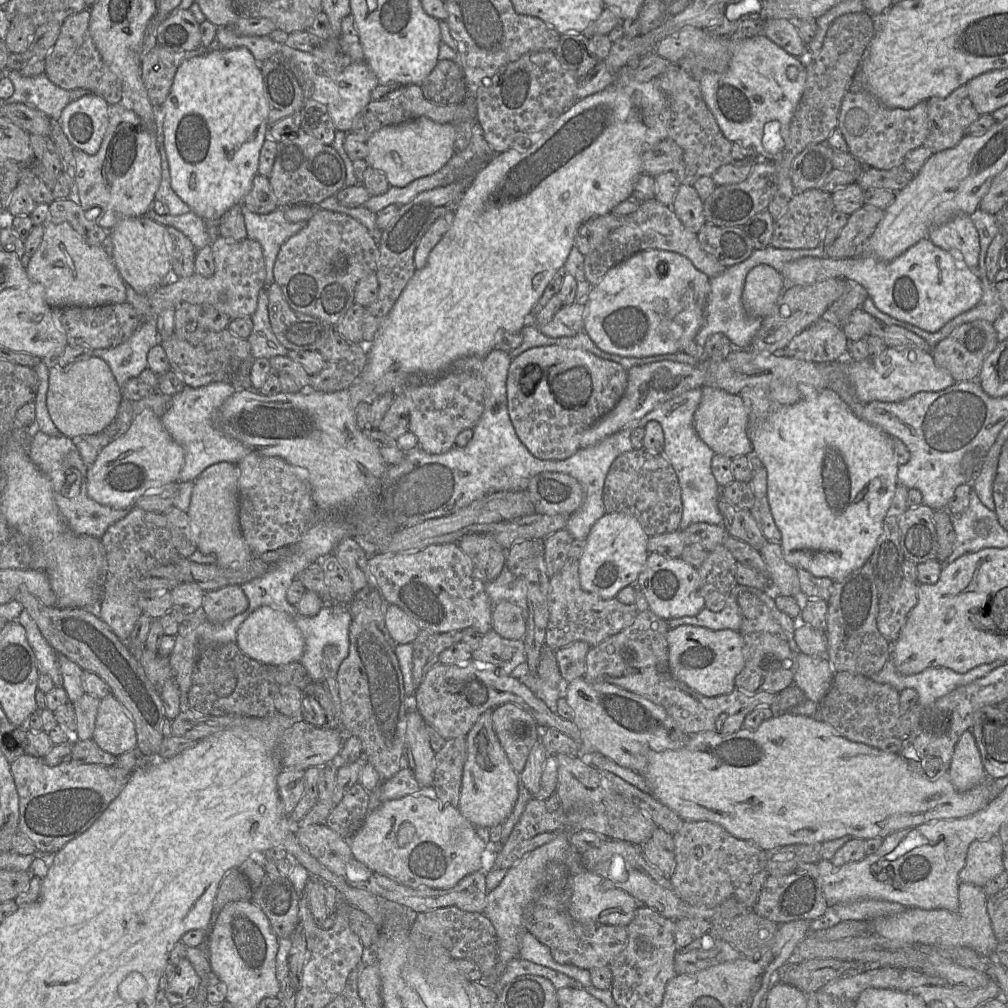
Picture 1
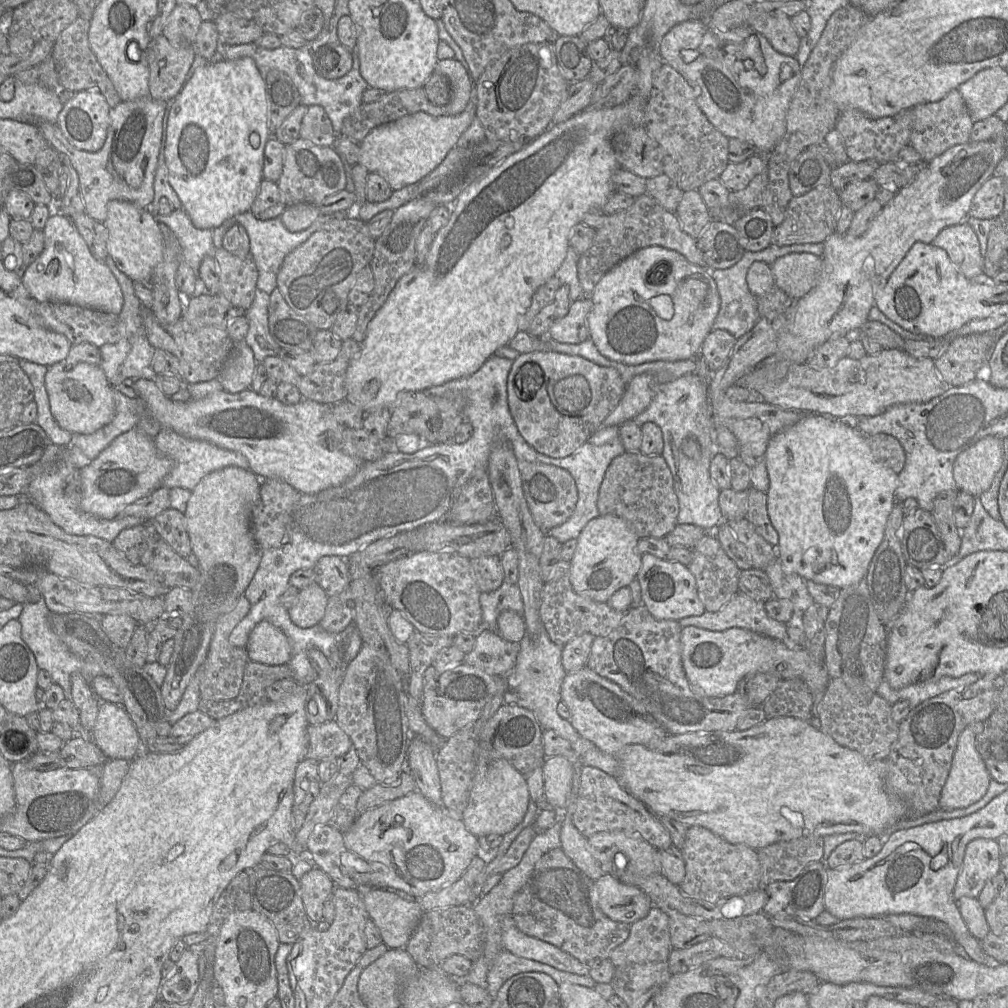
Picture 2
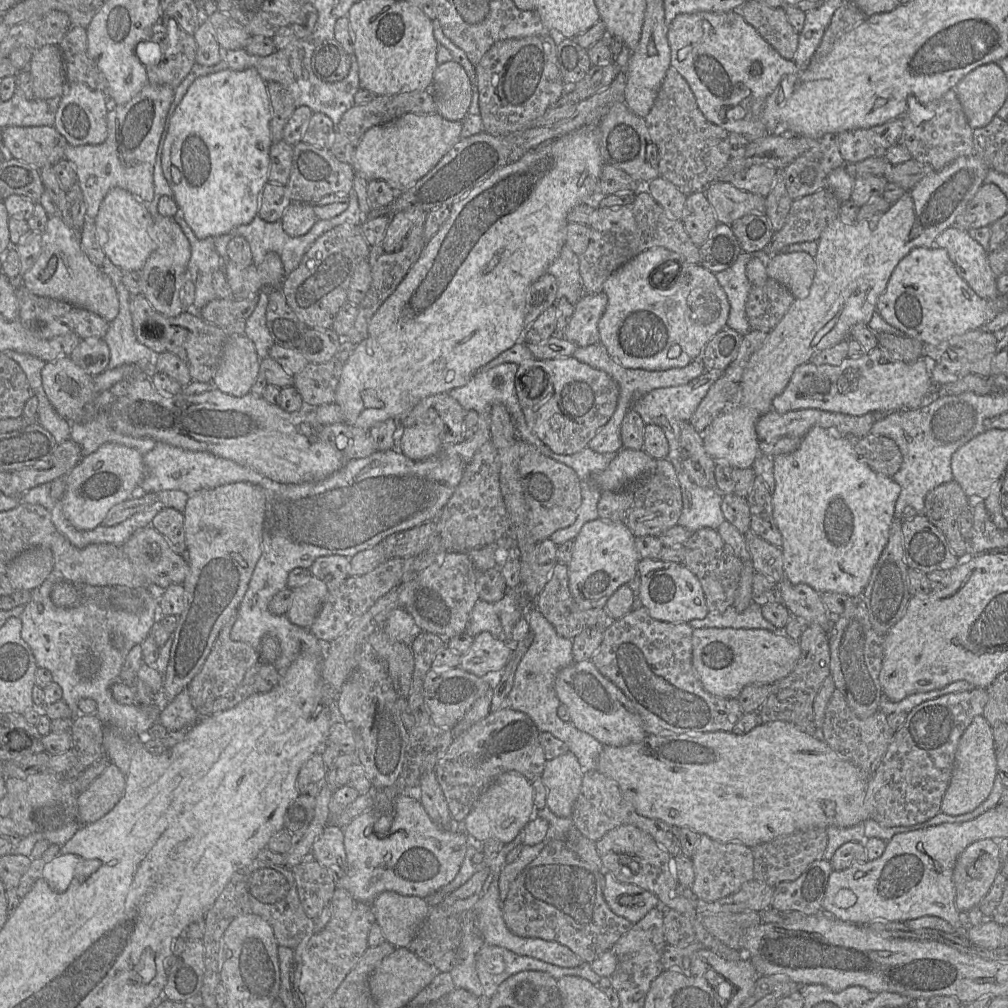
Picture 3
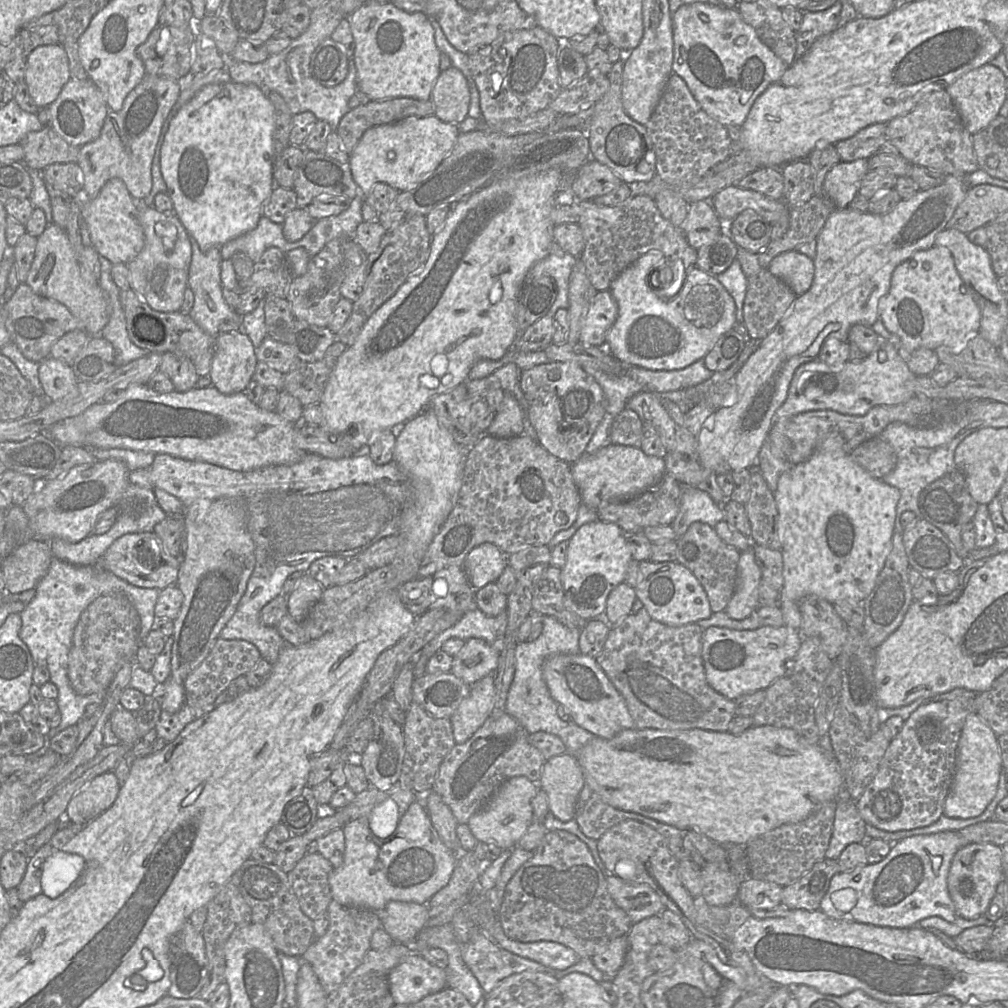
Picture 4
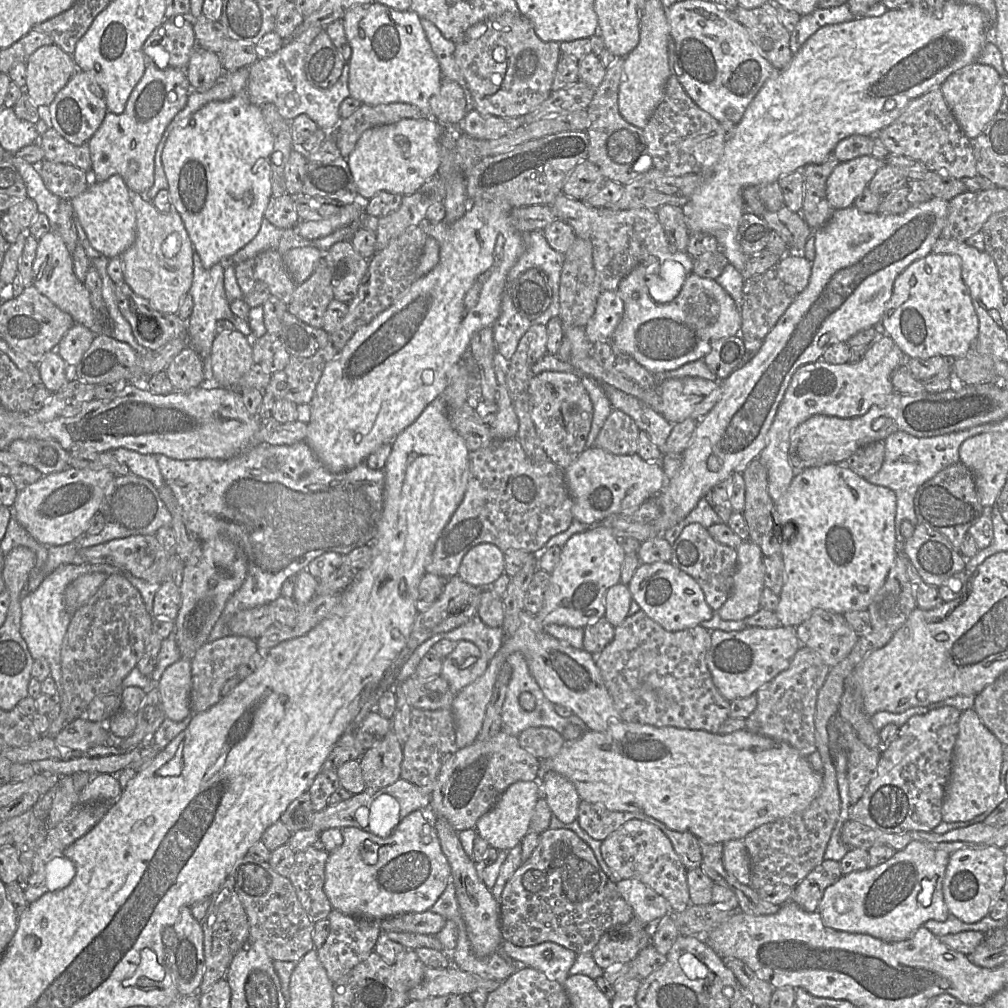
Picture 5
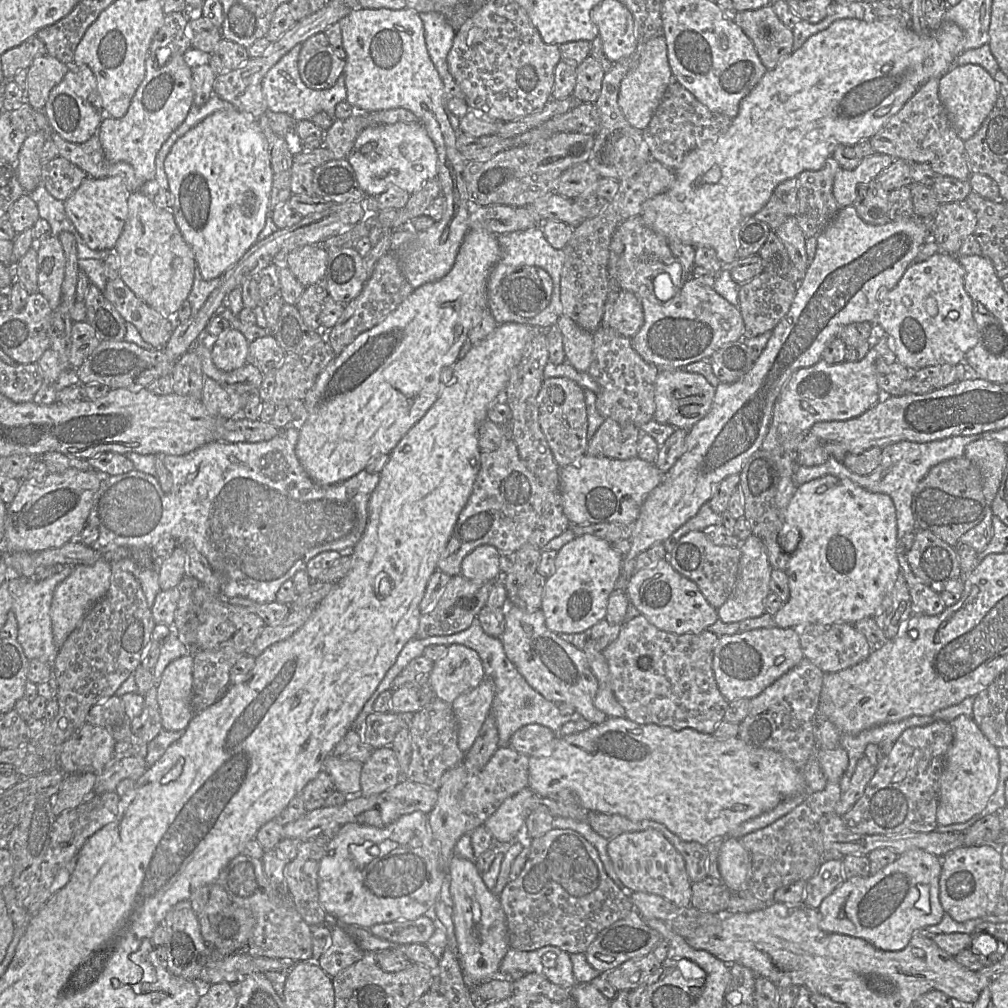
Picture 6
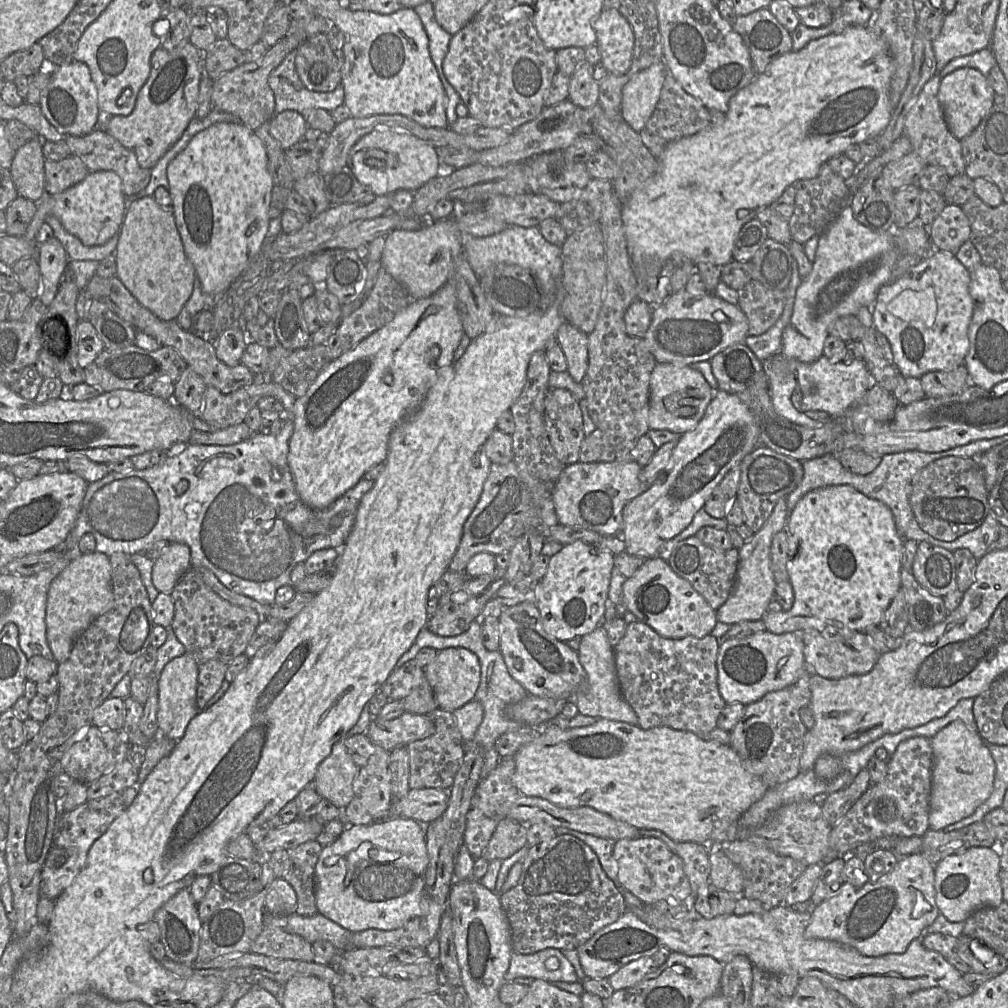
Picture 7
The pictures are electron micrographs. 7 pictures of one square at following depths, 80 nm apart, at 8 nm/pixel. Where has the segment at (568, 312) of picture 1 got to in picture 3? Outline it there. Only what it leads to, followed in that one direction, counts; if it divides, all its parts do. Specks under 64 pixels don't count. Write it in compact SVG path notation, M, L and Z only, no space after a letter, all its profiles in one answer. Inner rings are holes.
M604 292L584 294L574 306L573 315L564 330L563 338L585 347L599 343L598 322L608 303Z

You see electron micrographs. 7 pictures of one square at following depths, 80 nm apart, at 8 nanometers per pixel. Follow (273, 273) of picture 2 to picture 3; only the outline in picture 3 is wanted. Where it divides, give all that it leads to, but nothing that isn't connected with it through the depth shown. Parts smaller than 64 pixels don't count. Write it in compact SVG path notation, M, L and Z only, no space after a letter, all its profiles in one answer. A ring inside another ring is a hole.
M352 189L349 194L349 205L344 212L331 219L318 219L310 231L305 235L299 237L291 237L284 231L281 220L276 222L266 222L257 215L249 224L238 226L231 230L229 233L215 237L215 248L222 259L228 259L227 245L229 241L236 236L242 236L248 241L250 245L253 265L260 265L268 252L276 252L279 254L282 260L284 274L286 277L298 267L304 254L324 233L344 223L360 225L364 220L365 219L363 218L359 208L358 198Z

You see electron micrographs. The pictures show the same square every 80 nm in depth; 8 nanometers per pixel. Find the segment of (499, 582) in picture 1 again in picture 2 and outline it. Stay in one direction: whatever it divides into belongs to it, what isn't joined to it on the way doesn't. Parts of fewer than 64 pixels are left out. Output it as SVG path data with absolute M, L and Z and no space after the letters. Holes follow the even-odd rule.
M506 580L492 592L482 592L480 595L483 628L496 630L497 618L505 610L512 610L524 618L524 602L517 584Z

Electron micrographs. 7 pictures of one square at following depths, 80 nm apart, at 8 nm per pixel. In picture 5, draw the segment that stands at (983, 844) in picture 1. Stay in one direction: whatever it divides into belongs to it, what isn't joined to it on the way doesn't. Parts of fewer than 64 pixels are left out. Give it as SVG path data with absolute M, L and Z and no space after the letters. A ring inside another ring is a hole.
M996 846L967 847L949 856L943 880L943 896L950 914L965 923L975 923L987 916L1007 878L1005 854Z

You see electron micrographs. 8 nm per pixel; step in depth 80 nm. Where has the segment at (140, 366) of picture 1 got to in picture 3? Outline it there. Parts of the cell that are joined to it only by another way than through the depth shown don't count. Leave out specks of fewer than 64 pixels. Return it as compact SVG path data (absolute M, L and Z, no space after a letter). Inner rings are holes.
M106 256L102 271L111 279L119 299L118 315L110 323L103 338L110 349L107 369L112 370L126 364L137 364L141 367L152 365L155 368L157 354L141 344L134 333L130 312L131 294L122 282L122 270Z

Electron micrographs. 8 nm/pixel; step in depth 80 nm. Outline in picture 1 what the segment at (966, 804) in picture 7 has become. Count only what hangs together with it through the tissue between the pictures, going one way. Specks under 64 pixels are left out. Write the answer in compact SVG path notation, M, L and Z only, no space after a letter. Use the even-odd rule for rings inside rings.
M966 730L955 745L948 775L959 792L971 790L989 779L971 730Z

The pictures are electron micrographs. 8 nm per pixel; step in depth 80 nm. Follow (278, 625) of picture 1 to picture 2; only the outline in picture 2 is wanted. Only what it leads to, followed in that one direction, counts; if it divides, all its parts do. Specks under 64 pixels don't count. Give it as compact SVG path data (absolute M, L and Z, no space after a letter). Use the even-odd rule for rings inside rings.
M264 620L259 622L249 635L246 651L251 661L281 665L291 658L291 646L285 633Z

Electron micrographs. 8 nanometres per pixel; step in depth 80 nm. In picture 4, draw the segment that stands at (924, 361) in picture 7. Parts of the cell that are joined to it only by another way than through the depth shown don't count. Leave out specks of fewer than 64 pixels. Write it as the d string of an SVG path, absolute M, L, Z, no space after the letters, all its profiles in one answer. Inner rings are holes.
M933 246L915 252L893 271L889 292L879 299L879 318L907 349L957 347L979 333L981 310L959 276L951 252Z

